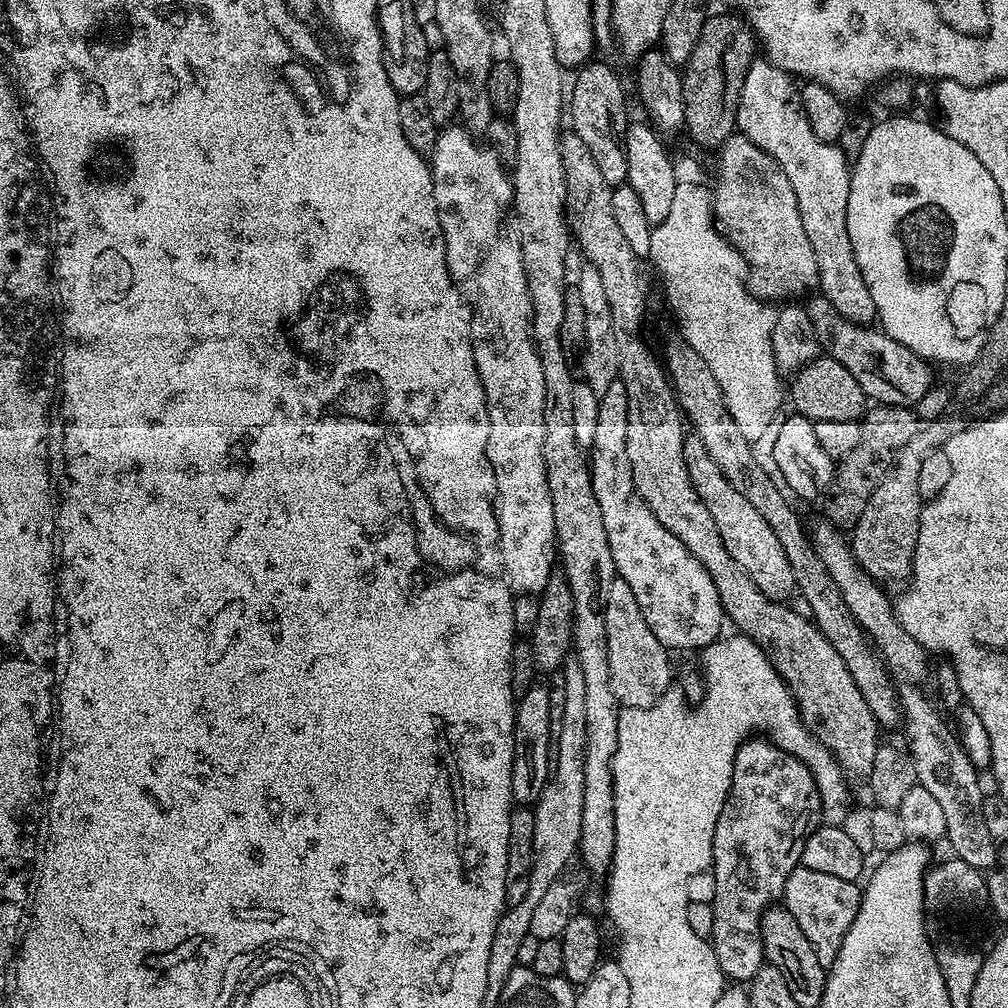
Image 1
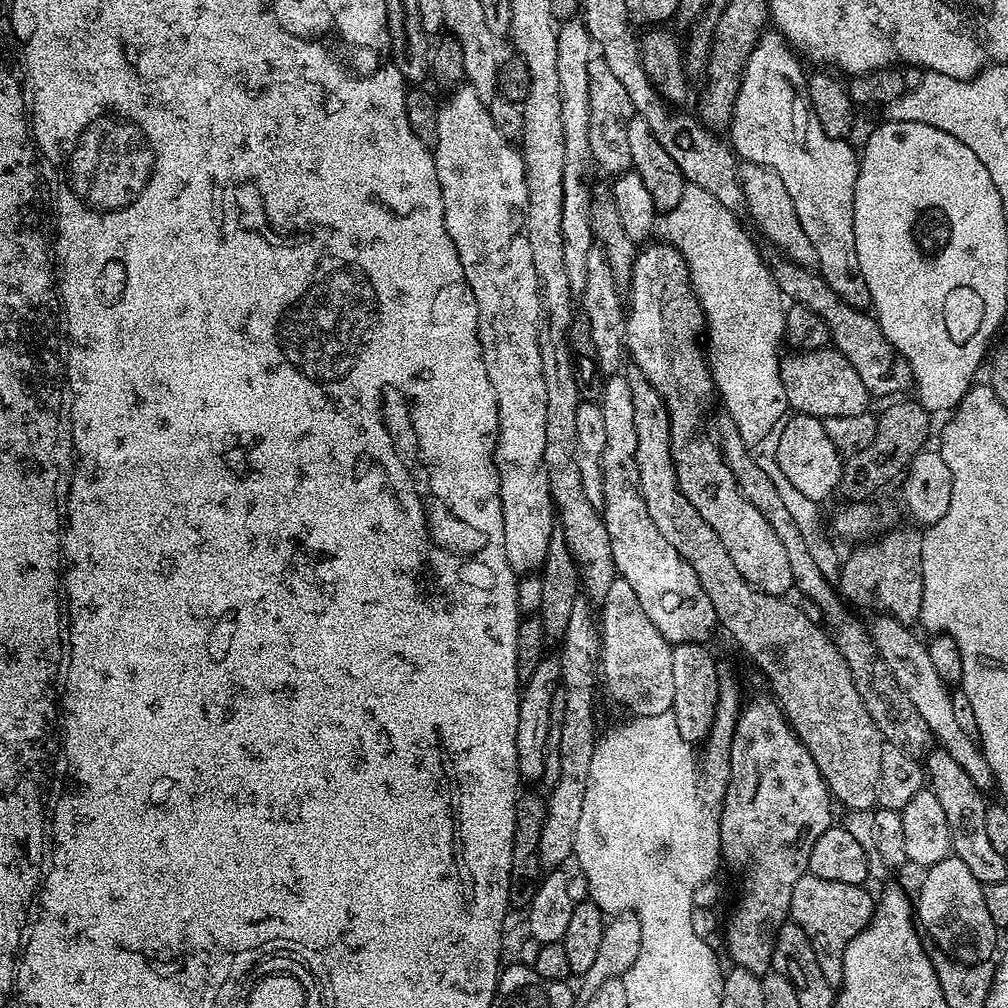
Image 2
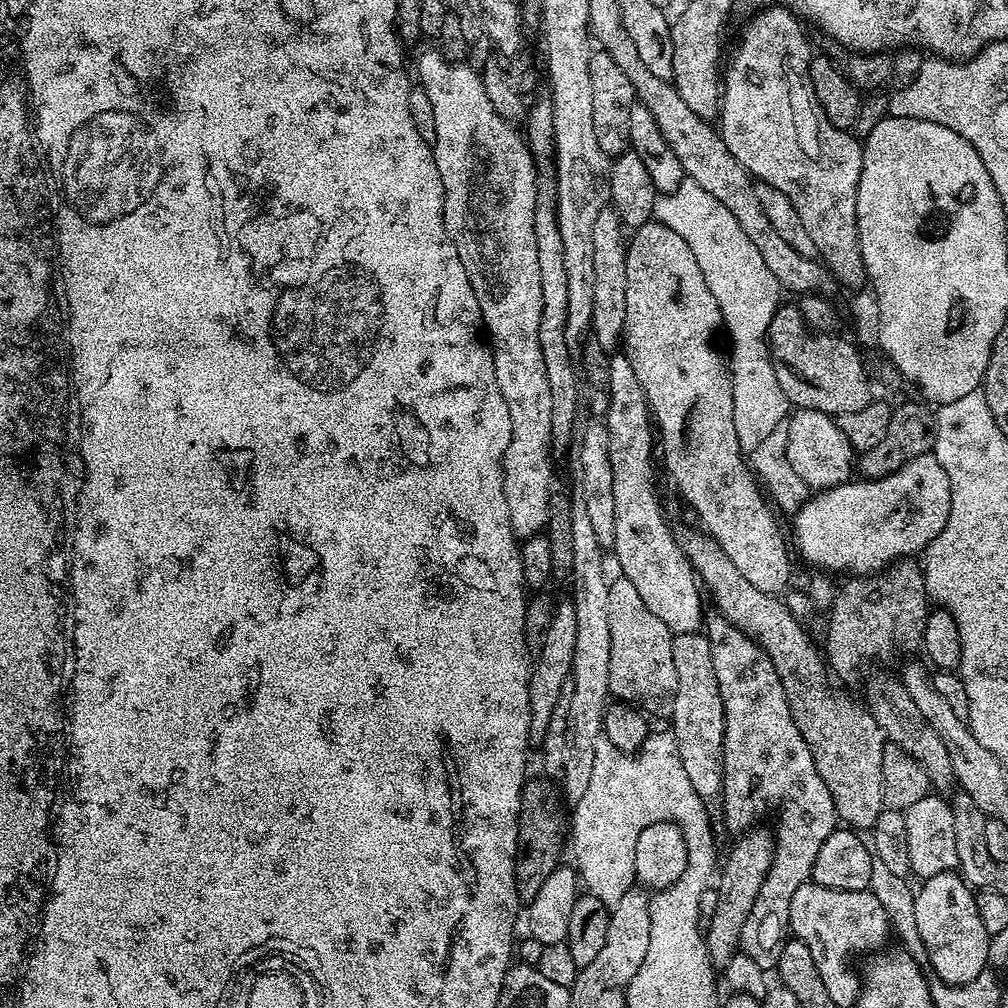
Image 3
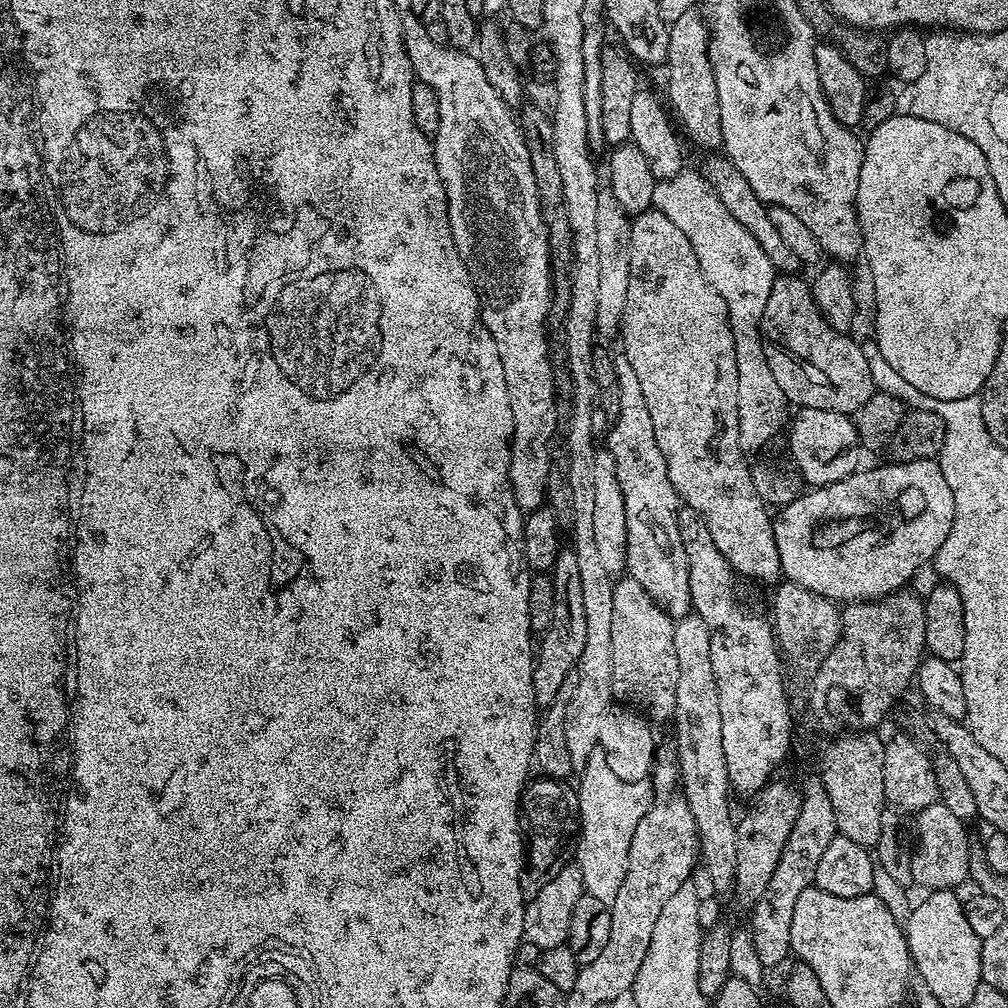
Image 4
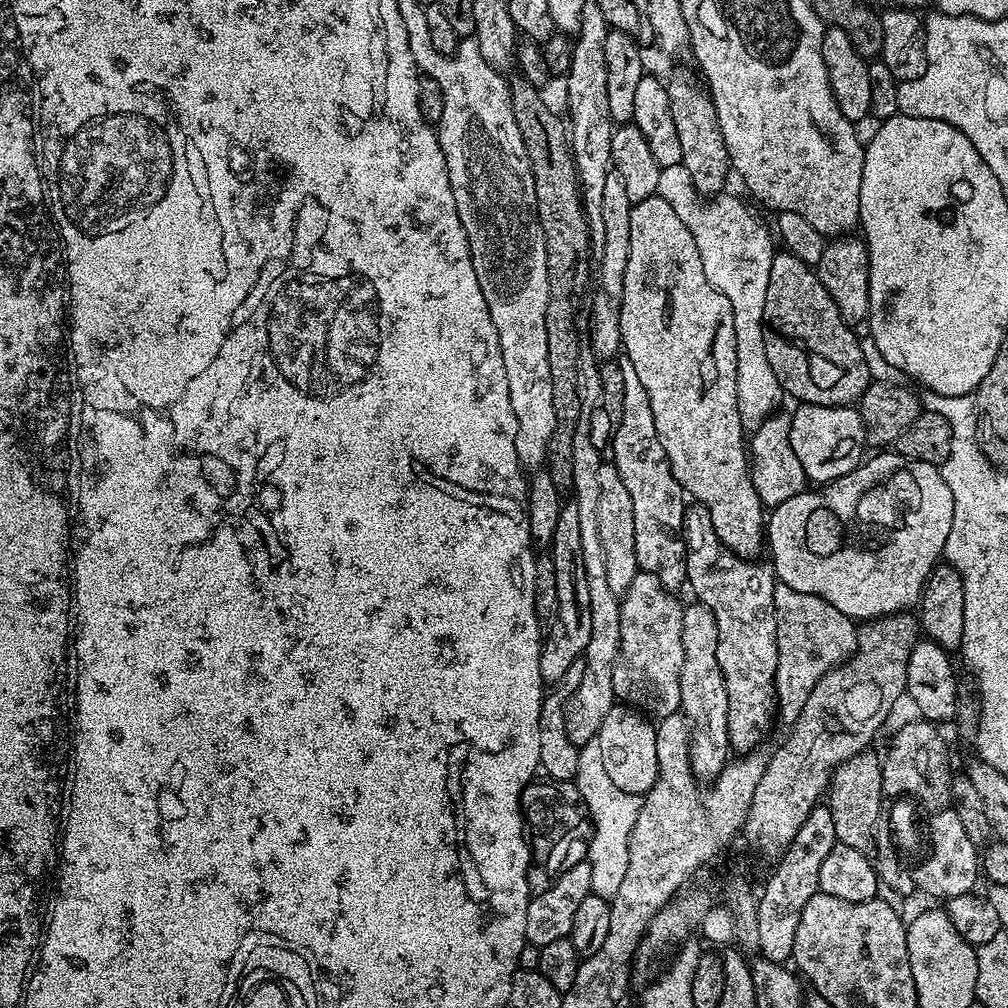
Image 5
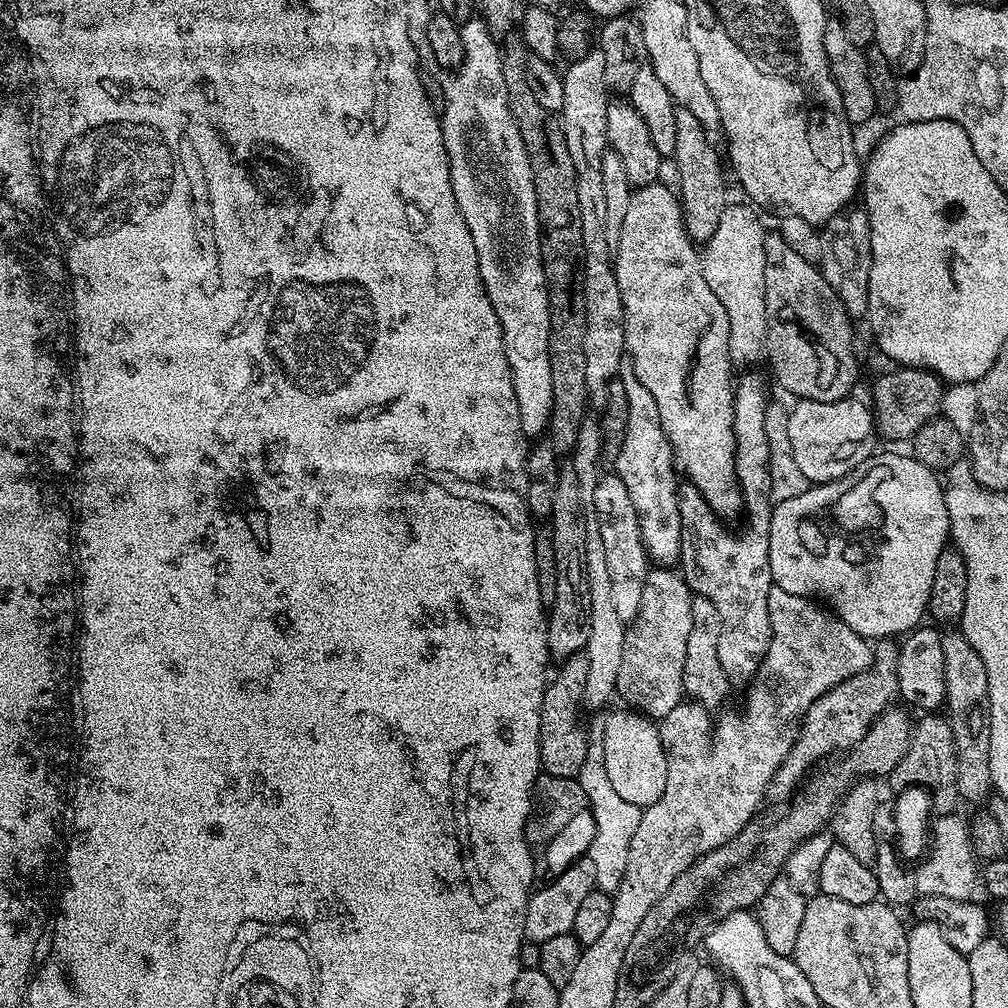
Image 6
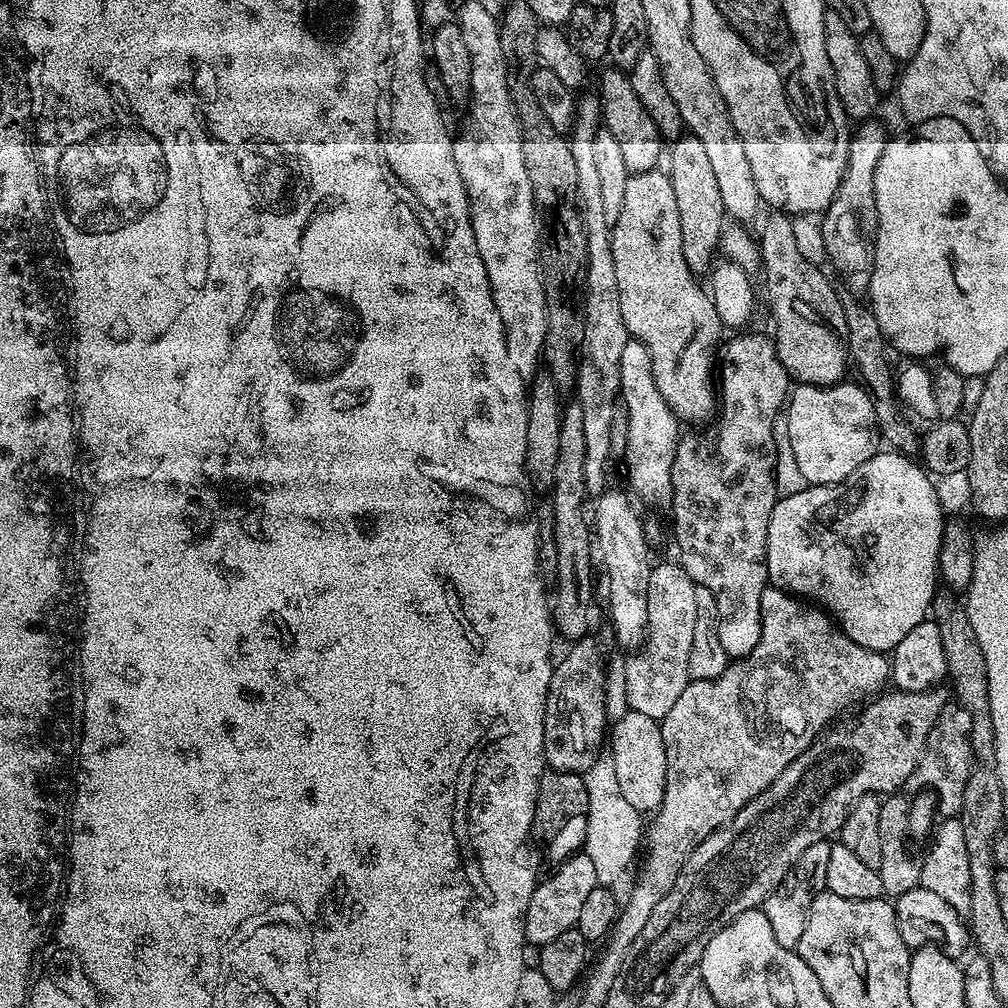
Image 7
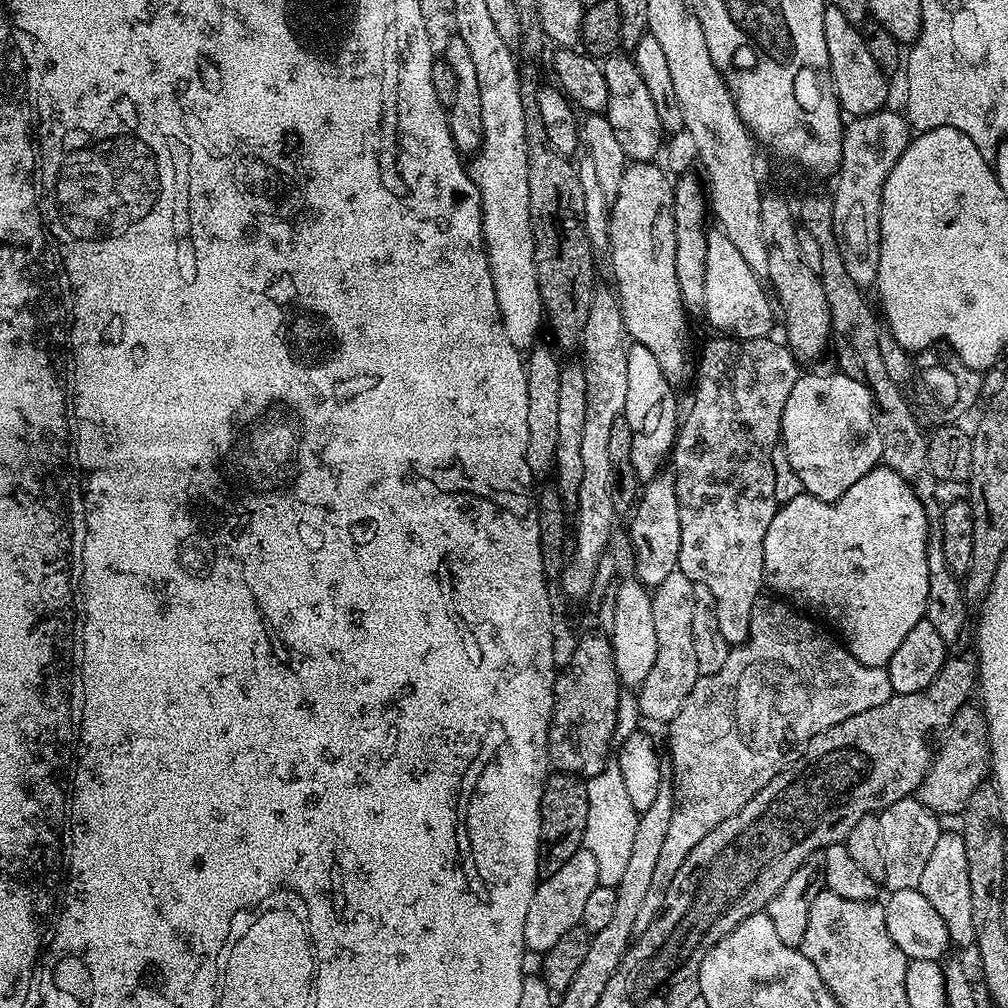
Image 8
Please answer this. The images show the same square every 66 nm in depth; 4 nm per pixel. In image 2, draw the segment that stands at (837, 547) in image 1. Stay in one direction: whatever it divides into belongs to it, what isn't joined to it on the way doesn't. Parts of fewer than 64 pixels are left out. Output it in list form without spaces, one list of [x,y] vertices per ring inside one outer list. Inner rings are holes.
[[[883,614],[877,615],[876,620],[870,624],[871,640],[877,648],[878,654],[883,662],[890,668],[890,673],[894,674],[895,681],[902,686],[907,697],[913,702],[914,707],[921,714],[923,721],[932,731],[935,741],[939,747],[950,754],[966,774],[981,790],[988,790],[993,787],[994,775],[990,768],[990,762],[984,756],[984,750],[973,737],[970,737],[958,726],[958,718],[954,714],[954,702],[949,685],[938,678],[934,671],[934,662],[930,659],[930,650],[927,643],[919,640],[911,631],[909,625],[903,624],[900,620],[895,620],[892,616]]]

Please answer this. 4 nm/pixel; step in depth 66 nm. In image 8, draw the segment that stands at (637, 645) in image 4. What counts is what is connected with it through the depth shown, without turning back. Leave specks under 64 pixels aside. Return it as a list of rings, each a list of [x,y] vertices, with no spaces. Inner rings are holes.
[[[679,570],[671,572],[651,593],[654,606],[654,634],[658,637],[658,656],[646,682],[638,689],[640,712],[648,720],[670,722],[682,710],[686,694],[694,690],[694,682],[699,678],[698,661],[694,654],[694,584]]]

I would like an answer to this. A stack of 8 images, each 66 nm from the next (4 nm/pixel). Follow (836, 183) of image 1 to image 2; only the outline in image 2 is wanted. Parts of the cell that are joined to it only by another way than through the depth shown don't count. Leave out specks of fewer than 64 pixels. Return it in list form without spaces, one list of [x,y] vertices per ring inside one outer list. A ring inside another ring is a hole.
[[[765,30],[760,33],[760,41],[748,56],[740,79],[740,89],[732,111],[730,144],[741,161],[772,168],[778,178],[782,178],[794,202],[798,222],[802,222],[802,230],[806,230],[806,238],[810,238],[814,246],[820,277],[826,286],[830,286],[830,290],[834,290],[834,294],[838,294],[838,298],[864,310],[871,305],[872,295],[858,266],[858,250],[854,250],[854,194],[860,173],[858,152],[847,139],[830,138],[830,134],[822,130],[822,124],[818,122],[808,101],[806,72],[800,69],[800,63],[801,57],[781,32]]]

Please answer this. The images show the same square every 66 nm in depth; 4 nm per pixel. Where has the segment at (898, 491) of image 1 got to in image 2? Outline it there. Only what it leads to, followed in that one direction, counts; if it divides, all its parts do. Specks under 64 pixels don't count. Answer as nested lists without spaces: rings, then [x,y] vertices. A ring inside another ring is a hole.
[[[915,527],[912,528],[892,528],[877,544],[864,542],[853,547],[856,549],[849,554],[848,561],[843,561],[838,583],[840,596],[853,609],[869,608],[872,614],[892,616],[907,625],[919,621],[922,606],[922,535]]]

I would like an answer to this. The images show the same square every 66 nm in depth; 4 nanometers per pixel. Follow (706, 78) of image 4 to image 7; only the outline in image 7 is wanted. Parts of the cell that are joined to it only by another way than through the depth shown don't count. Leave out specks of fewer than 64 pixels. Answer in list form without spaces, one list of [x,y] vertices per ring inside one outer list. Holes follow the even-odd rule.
[[[691,134],[681,135],[671,145],[672,168],[668,172],[674,186],[674,199],[678,202],[678,223],[682,226],[682,258],[693,274],[707,273],[713,267],[726,231],[726,213],[722,206],[722,194],[718,191],[718,182],[714,179],[714,170],[702,147],[702,142]]]

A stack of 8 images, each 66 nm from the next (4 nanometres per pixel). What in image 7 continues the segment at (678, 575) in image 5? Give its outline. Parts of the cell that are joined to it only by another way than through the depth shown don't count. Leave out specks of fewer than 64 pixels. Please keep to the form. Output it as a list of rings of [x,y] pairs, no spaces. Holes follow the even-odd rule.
[[[629,338],[626,350],[622,350],[622,382],[620,383],[622,403],[630,418],[630,435],[626,442],[626,454],[622,467],[628,471],[627,487],[637,501],[645,500],[652,508],[672,507],[672,479],[670,470],[674,466],[674,454],[682,435],[681,421],[670,410],[666,398],[658,394],[654,382],[650,354],[637,340]]]

